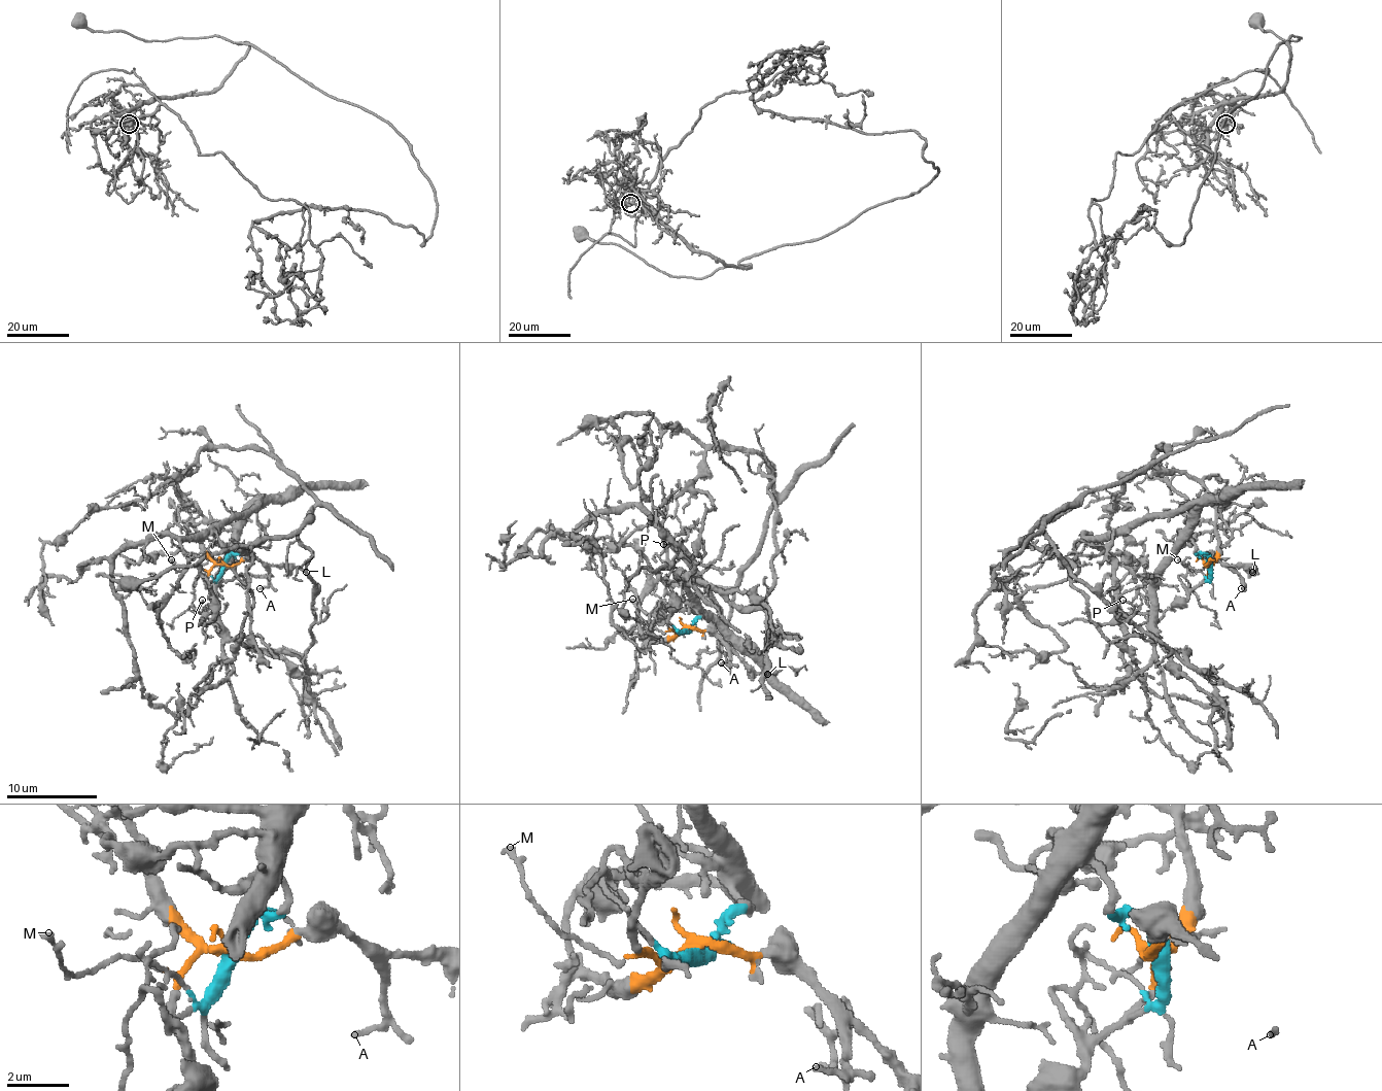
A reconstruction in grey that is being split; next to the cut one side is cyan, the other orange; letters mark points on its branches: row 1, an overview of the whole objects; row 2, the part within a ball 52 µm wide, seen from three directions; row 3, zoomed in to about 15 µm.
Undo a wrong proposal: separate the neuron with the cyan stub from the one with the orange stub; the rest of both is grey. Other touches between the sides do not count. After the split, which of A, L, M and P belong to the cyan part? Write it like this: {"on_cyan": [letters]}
{"on_cyan": ["P"]}

